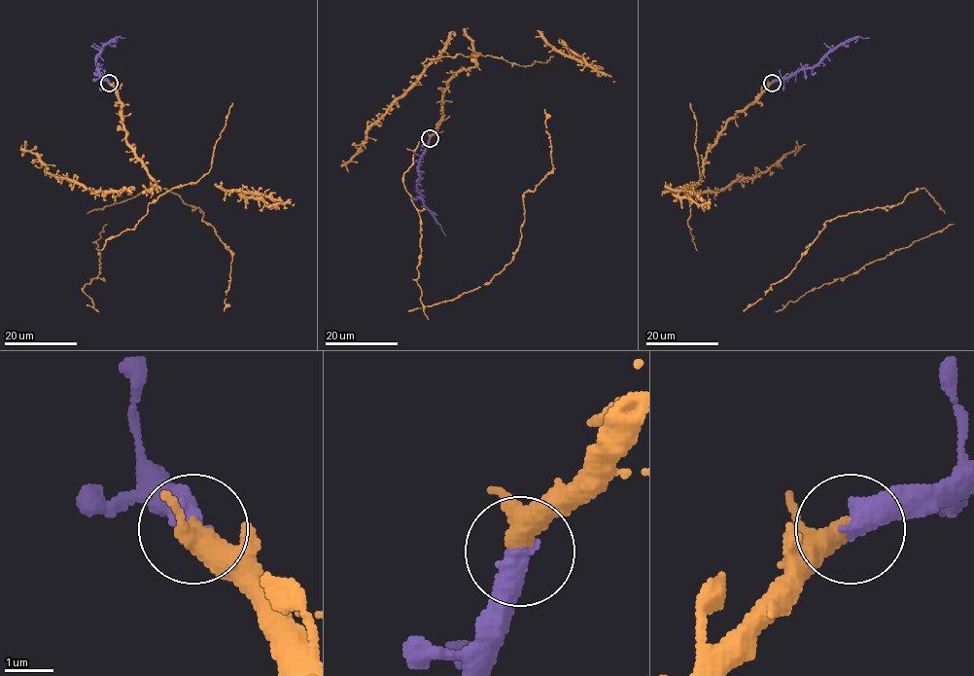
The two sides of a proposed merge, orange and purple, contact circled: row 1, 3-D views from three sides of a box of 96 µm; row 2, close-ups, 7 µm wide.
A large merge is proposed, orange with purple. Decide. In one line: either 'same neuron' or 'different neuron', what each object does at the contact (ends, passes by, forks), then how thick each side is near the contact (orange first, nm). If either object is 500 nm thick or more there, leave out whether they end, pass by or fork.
same neuron; orange passes by; purple ends; calibres 360 and 480 nm

